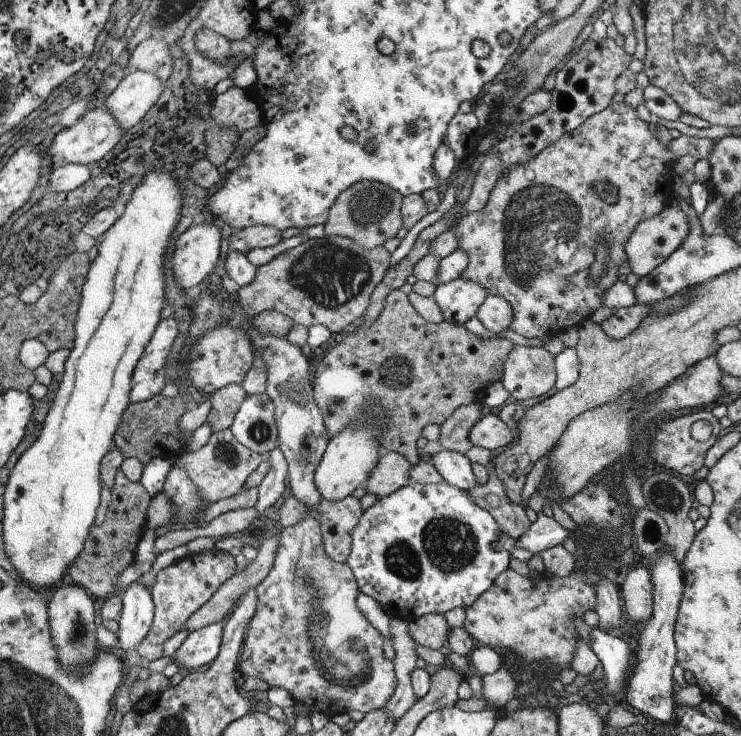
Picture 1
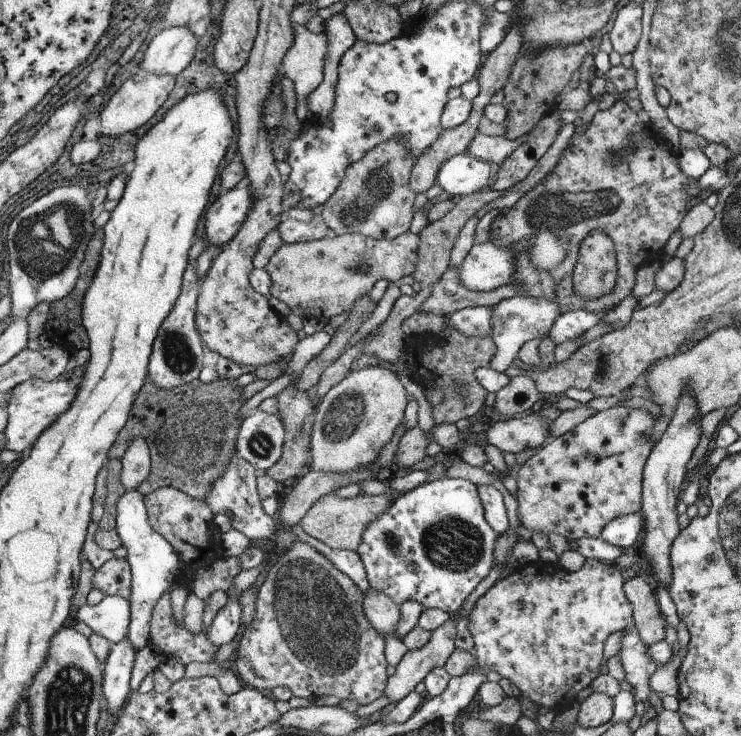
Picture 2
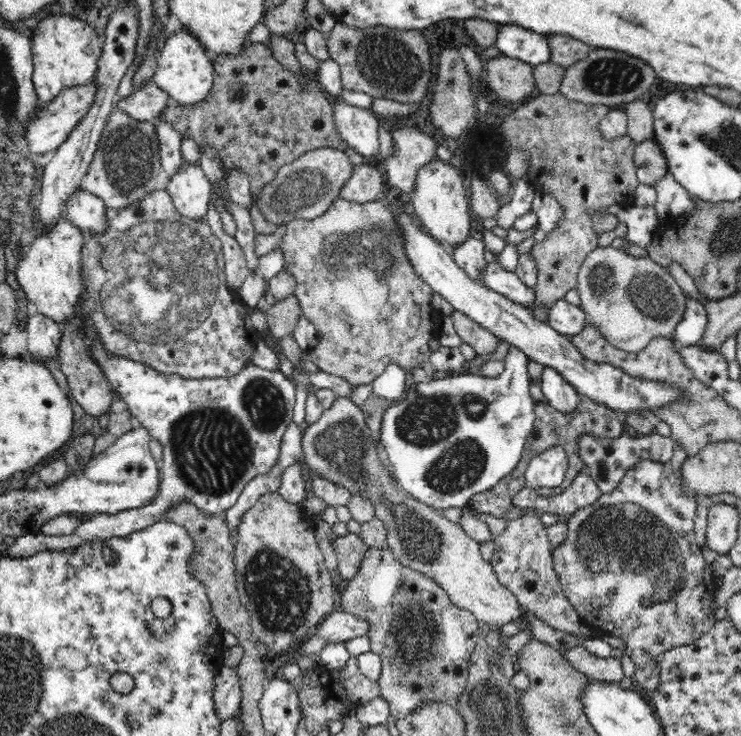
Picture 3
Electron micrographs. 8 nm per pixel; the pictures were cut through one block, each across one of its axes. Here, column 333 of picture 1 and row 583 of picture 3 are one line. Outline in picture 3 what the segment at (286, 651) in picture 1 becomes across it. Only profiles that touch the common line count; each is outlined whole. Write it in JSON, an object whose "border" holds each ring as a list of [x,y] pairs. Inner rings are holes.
{"border":[[[640,462],[628,470],[620,486],[608,494],[602,494],[600,500],[576,510],[570,518],[566,518],[570,538],[564,542],[564,546],[552,552],[554,572],[558,574],[566,598],[574,604],[576,612],[582,616],[588,628],[598,634],[620,636],[626,642],[628,648],[624,652],[628,652],[636,662],[634,680],[646,692],[654,692],[660,686],[660,666],[656,664],[660,654],[692,644],[718,622],[714,618],[716,612],[710,608],[716,592],[716,572],[704,562],[704,556],[700,566],[702,548],[696,546],[694,512],[696,498],[686,496],[682,482],[678,474],[670,470],[670,464]],[[664,566],[680,566],[680,570],[686,570],[686,576],[682,572],[682,590],[668,600],[660,600],[660,592],[656,592],[656,598],[650,600],[650,588],[654,588],[654,580],[662,576]]]}

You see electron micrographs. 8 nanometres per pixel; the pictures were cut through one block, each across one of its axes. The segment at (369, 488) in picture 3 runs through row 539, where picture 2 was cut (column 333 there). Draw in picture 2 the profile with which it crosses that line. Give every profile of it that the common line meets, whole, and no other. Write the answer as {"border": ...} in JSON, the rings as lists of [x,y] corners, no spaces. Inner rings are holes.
{"border":[[[381,364],[351,368],[349,374],[315,404],[317,412],[313,412],[309,428],[309,470],[349,472],[375,462],[379,450],[391,442],[395,430],[403,424],[407,402],[409,394],[391,368]]]}

